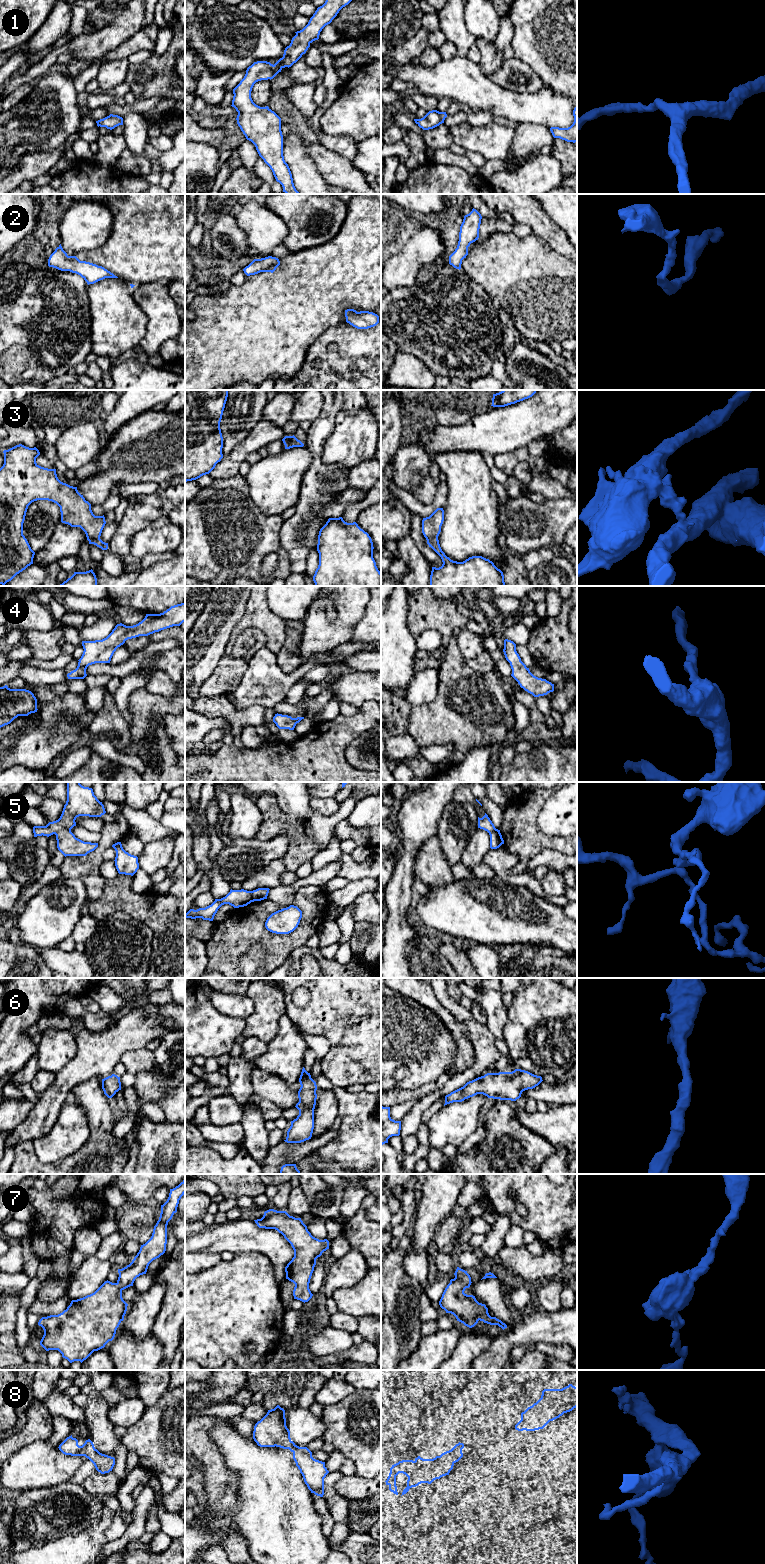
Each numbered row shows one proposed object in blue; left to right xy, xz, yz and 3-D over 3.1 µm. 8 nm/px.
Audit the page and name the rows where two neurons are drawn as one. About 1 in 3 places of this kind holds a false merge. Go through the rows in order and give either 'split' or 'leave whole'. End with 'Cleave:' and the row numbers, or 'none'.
1: leave whole
2: leave whole
3: split
4: leave whole
5: split
6: leave whole
7: leave whole
8: leave whole
Cleave: 3, 5

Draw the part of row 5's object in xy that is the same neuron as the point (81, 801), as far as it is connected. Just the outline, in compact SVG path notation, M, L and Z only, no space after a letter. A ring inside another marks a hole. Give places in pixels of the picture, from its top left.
M67 782L67 801L60 818L46 826L34 826L34 837L49 837L62 830L71 831L76 826L77 817L101 817L105 813L104 805L94 795L92 788L84 787L80 782Z

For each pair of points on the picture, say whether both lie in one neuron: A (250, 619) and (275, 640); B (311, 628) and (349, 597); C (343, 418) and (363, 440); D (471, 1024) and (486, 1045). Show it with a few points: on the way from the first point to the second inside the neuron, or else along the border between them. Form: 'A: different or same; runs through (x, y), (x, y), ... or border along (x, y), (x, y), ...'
A: same; runs through (257, 619), (271, 633)
B: same; runs through (324, 628), (333, 628), (349, 610)
C: same; runs through (346, 423), (358, 435)
D: same; runs through (475, 1029), (483, 1040)

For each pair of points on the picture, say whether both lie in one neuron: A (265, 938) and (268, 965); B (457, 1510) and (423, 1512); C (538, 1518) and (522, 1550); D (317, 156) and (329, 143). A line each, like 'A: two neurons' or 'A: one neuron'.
A: one neuron
B: one neuron
C: one neuron
D: two neurons

